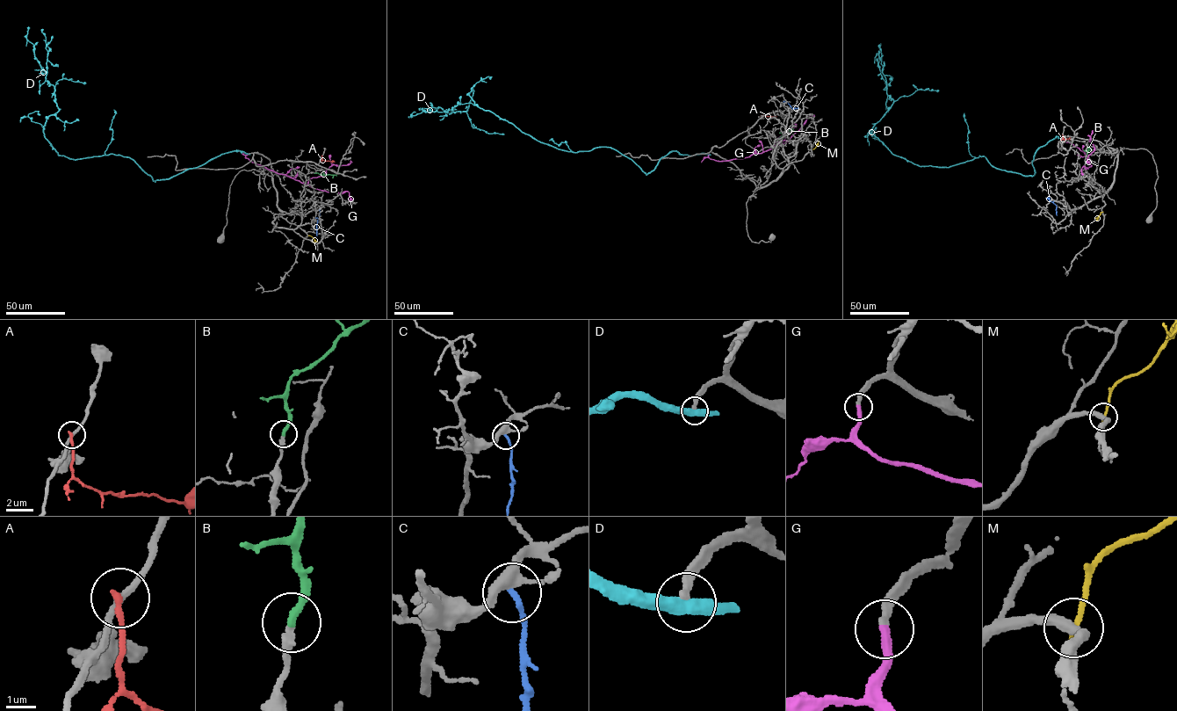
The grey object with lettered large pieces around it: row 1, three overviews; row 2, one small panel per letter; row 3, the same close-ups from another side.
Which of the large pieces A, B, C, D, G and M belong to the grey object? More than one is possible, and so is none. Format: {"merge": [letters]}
{"merge": ["B", "G"]}

